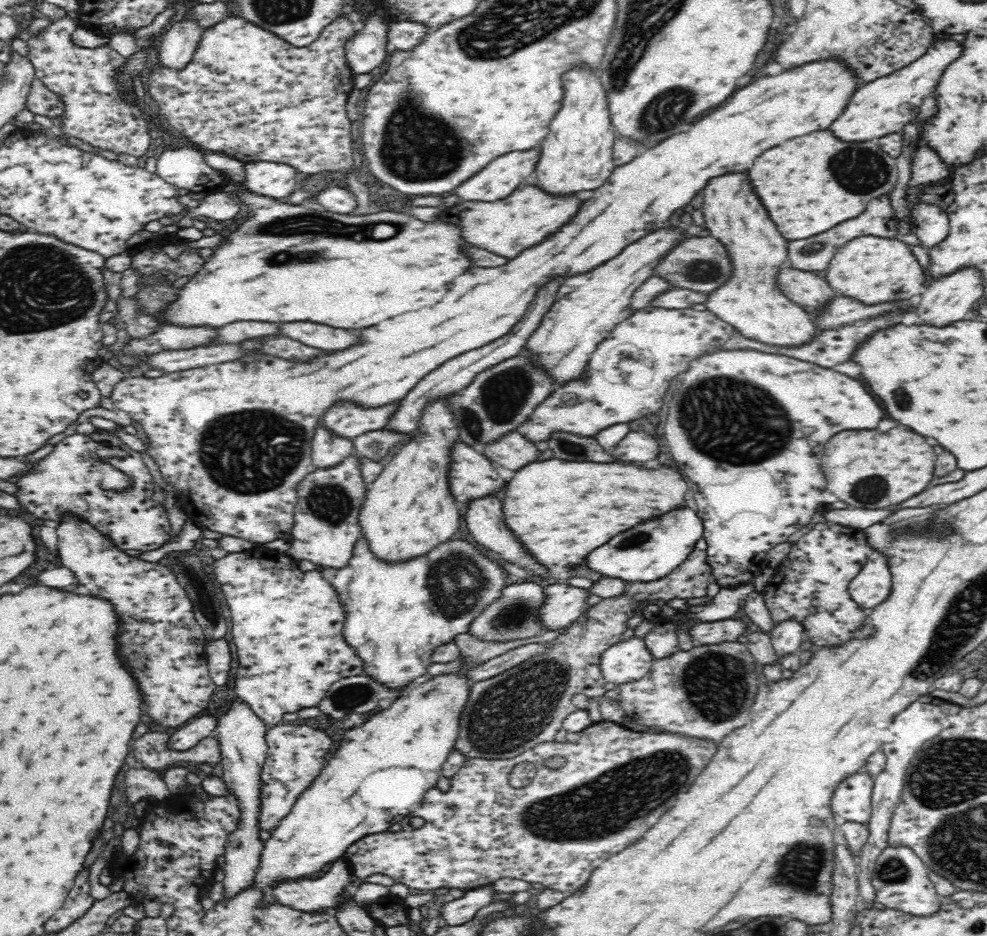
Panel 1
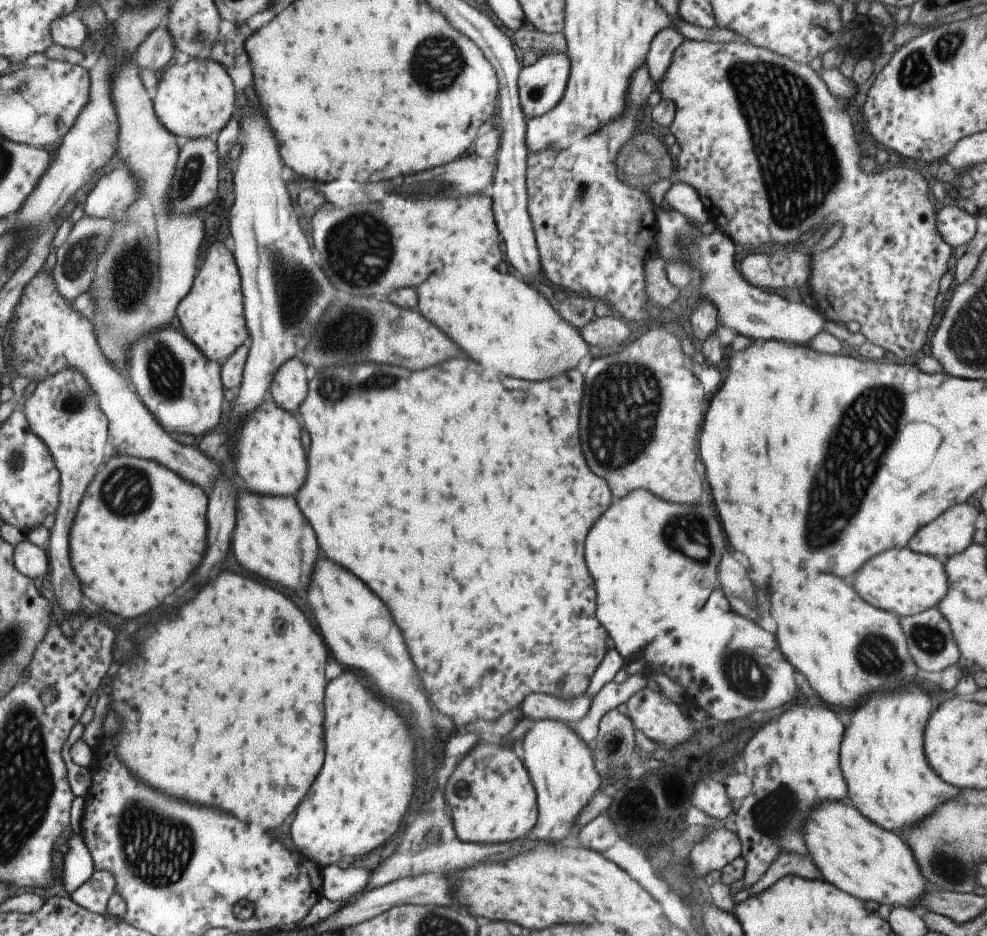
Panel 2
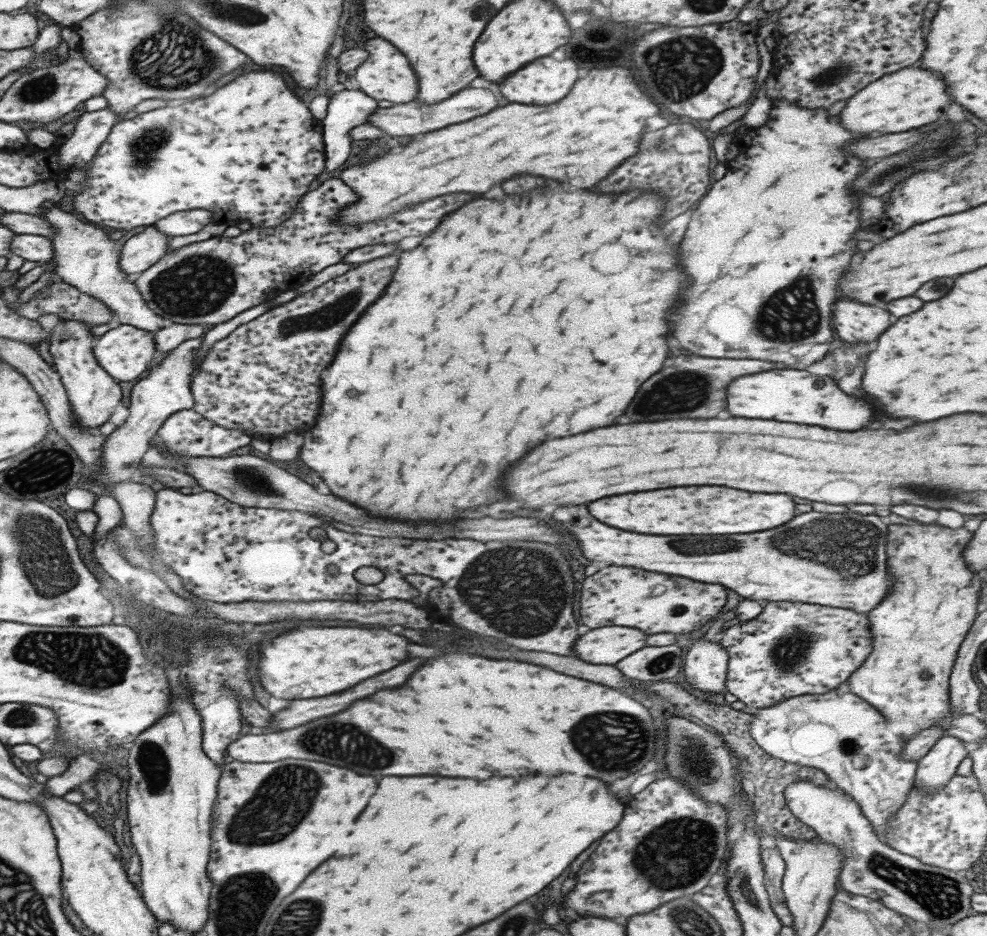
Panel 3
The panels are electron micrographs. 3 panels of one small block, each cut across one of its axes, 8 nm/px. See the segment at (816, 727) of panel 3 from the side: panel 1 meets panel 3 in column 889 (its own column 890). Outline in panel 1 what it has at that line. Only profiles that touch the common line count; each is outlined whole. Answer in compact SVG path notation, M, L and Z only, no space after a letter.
M922 696L918 698L910 708L906 708L902 714L898 714L892 722L892 728L888 732L886 744L882 746L888 762L884 772L880 772L878 776L874 776L874 794L872 794L872 816L870 816L870 838L868 844L862 846L858 860L858 892L862 898L862 908L864 910L874 910L876 906L876 890L872 886L872 872L876 870L876 860L880 858L880 854L888 848L888 828L890 828L890 818L894 816L894 810L898 808L900 796L902 796L902 788L904 788L904 778L908 772L908 766L912 762L912 758L918 754L918 750L930 742L932 738L936 738L938 734L942 734L944 730L948 730L954 724L954 716L958 716L958 712L962 710L962 706L958 704L950 704L944 702L940 698L932 698L932 696Z

